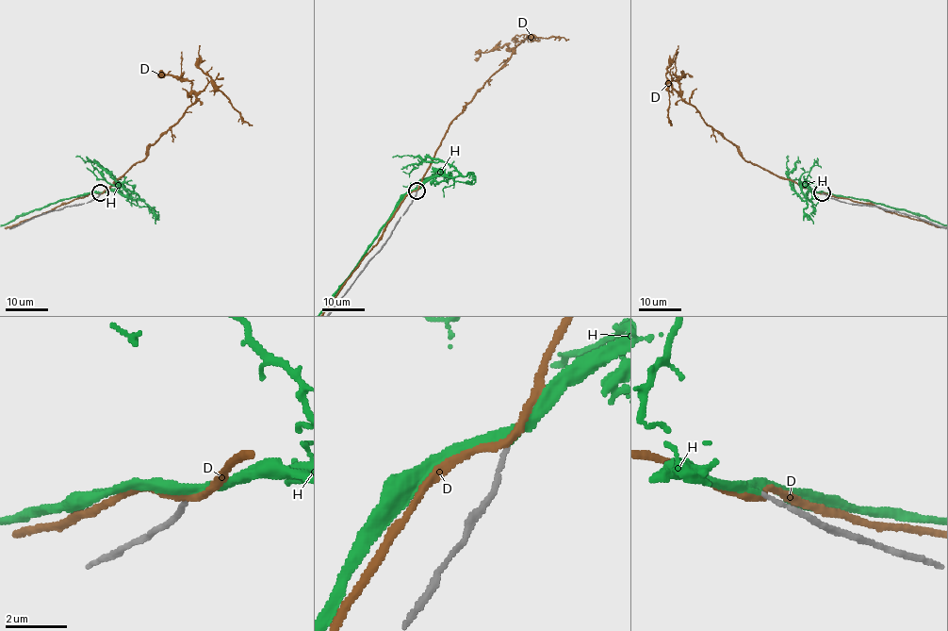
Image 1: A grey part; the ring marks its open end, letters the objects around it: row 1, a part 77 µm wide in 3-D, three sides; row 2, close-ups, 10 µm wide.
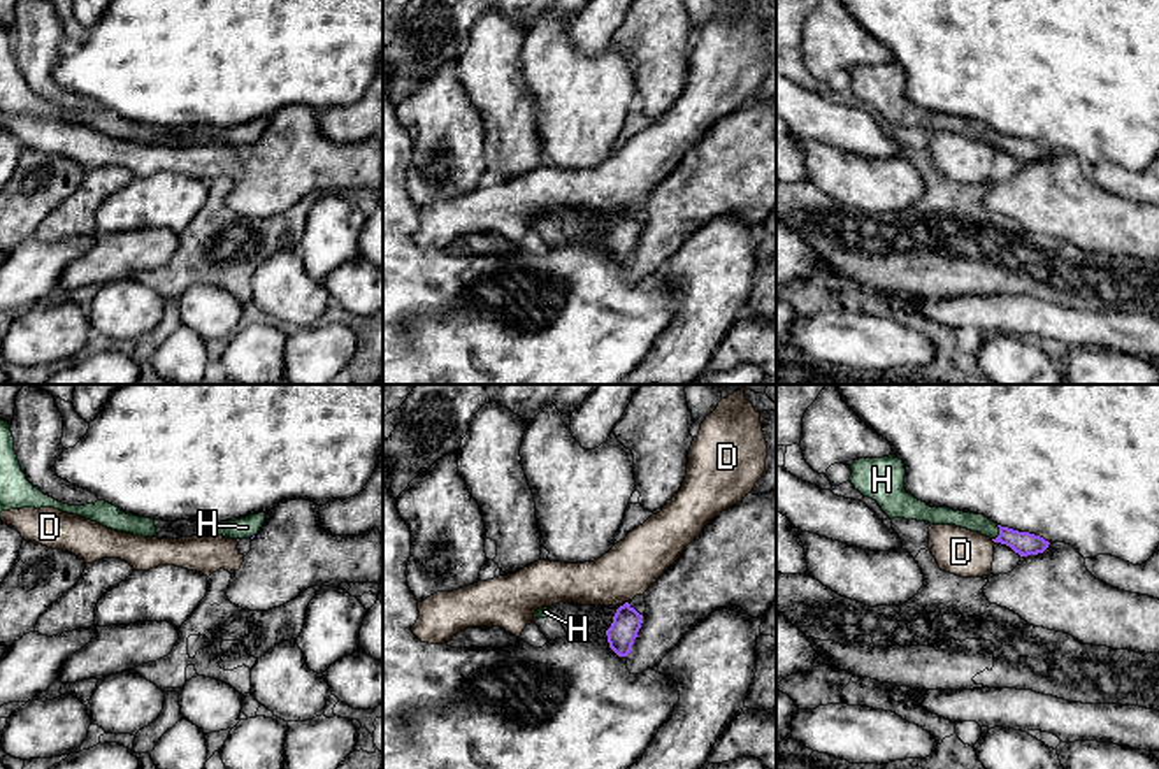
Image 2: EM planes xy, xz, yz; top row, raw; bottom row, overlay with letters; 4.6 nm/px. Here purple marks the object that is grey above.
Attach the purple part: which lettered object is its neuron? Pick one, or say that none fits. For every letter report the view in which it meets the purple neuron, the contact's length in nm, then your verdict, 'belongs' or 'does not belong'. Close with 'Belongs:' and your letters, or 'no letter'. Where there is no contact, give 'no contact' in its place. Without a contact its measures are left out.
D: meets purple in xz; contact 30 nm long; does not belong
H: meets purple in yz; contact 80 nm long; belongs
Belongs: H

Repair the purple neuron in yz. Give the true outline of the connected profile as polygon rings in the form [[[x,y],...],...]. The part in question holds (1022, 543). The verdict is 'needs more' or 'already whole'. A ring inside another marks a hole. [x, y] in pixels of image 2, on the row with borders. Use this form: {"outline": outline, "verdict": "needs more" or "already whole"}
{"outline": [[[896,455],[882,458],[859,458],[852,465],[850,483],[864,497],[878,502],[890,518],[929,521],[931,525],[955,525],[990,537],[994,543],[1010,546],[1020,557],[1038,555],[1048,548],[1048,541],[1029,532],[1001,527],[983,514],[931,507],[915,499],[904,488],[906,469]]], "verdict": "needs more"}

